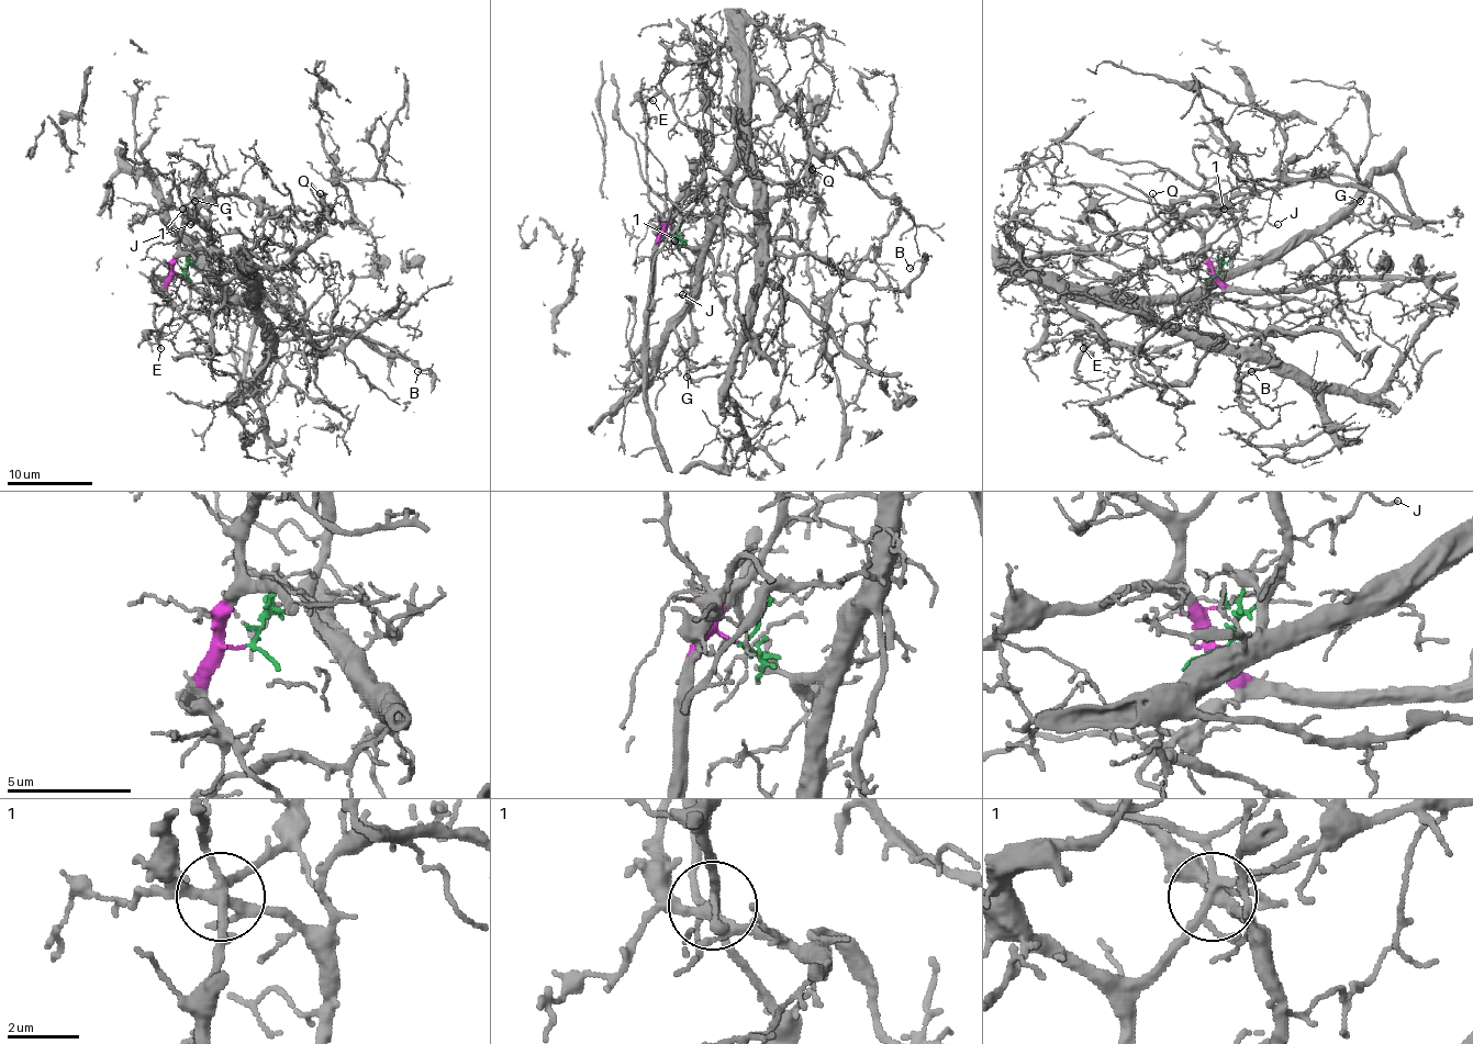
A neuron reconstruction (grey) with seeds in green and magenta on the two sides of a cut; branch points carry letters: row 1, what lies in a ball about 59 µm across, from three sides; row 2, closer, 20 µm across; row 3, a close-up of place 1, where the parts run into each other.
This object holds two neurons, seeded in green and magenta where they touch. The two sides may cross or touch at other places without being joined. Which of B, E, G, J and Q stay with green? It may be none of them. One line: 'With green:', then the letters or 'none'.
With green: B

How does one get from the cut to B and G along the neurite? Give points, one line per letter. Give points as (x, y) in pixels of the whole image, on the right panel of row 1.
B: (1220, 274), (1227, 253), (1229, 268), (1203, 287), (1145, 306), (1223, 338), (1259, 336), (1273, 358), (1252, 370)
G: (1218, 274), (1205, 253), (1205, 229), (1227, 205), (1310, 178), (1359, 187), (1363, 191), (1359, 201)

